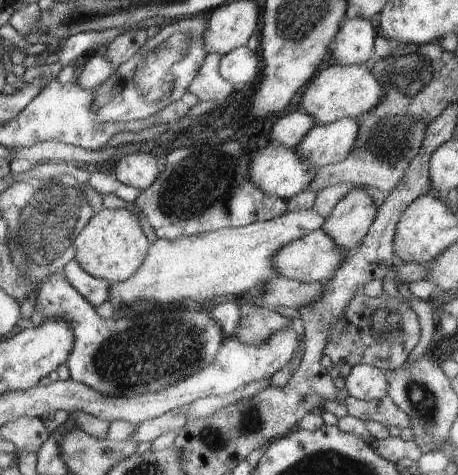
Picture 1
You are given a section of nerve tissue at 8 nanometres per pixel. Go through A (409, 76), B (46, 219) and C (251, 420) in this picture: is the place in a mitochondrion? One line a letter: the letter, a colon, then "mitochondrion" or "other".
A: mitochondrion
B: mitochondrion
C: mitochondrion

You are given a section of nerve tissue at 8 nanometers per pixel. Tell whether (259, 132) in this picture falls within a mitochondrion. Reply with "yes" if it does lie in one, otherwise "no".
no

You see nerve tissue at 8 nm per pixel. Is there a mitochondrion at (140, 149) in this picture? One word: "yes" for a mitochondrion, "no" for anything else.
no

